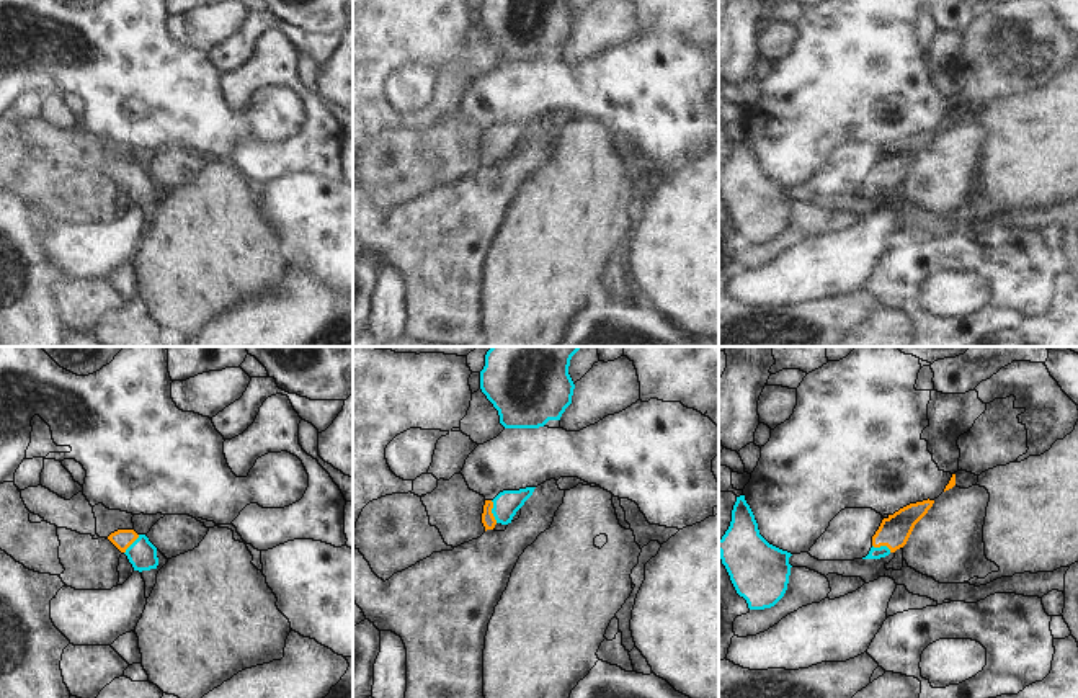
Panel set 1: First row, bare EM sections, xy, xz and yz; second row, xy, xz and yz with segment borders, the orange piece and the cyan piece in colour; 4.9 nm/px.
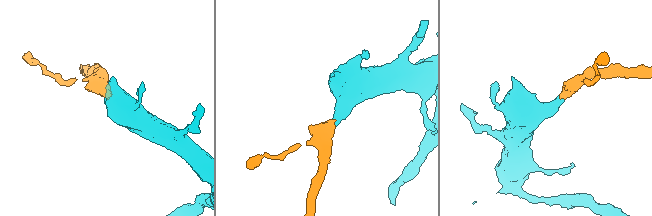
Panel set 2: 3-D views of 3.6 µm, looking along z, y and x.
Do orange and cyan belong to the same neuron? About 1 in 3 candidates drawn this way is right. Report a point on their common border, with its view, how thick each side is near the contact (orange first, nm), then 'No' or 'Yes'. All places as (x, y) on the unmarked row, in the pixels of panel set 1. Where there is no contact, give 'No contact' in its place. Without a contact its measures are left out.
Touches orange at xz (490, 146). Thickness 70 nm (orange) against 130 nm. Yes.

